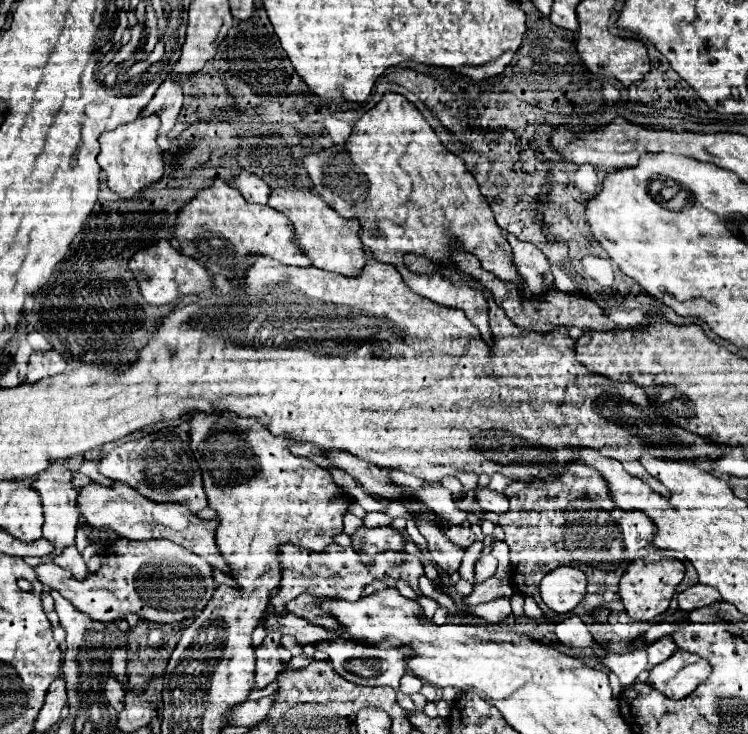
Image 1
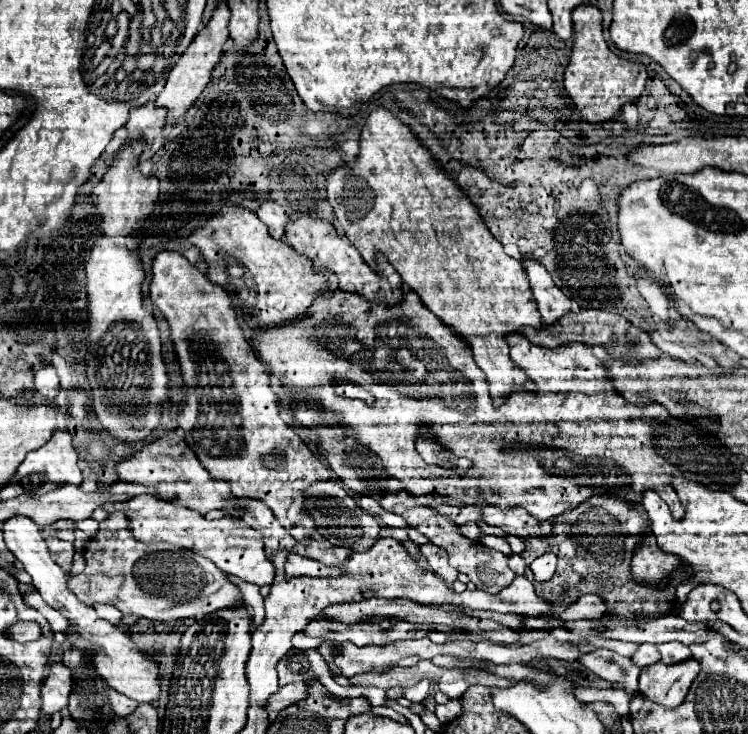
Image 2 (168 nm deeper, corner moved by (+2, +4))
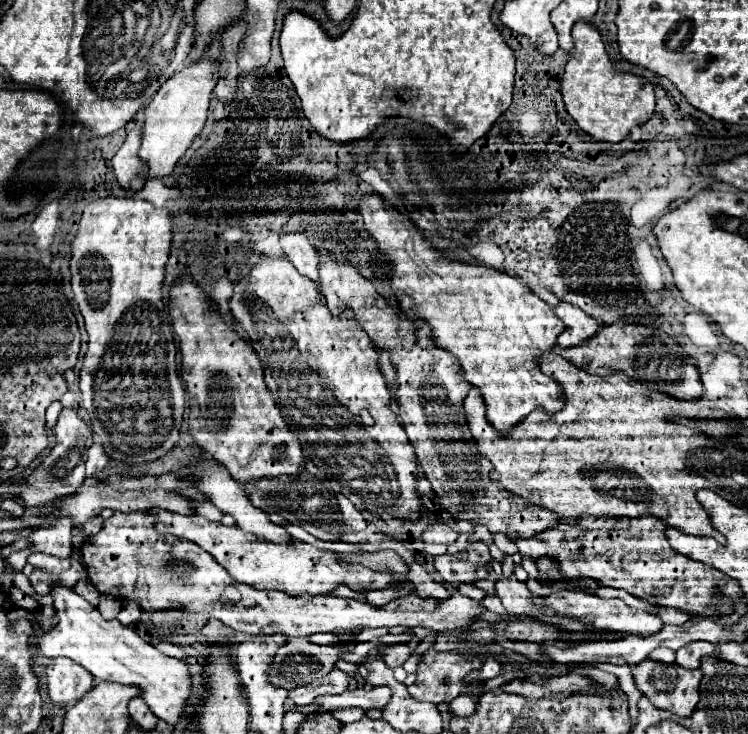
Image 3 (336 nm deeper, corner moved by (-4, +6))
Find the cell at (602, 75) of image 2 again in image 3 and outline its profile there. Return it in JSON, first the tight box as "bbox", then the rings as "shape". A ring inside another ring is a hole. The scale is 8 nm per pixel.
{"bbox":[560,23,654,143],"shape":[[[576,23],[572,29],[574,55],[566,63],[566,71],[560,81],[560,93],[566,111],[576,121],[580,131],[596,141],[618,143],[624,141],[632,127],[646,123],[654,113],[654,85],[644,77],[618,73],[610,63],[604,43],[590,23]]]}

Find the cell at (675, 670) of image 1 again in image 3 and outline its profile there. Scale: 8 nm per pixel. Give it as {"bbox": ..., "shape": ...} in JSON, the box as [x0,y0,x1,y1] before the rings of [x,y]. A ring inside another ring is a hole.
{"bbox":[634,659,702,717],"shape":[[[644,659],[634,669],[634,683],[640,689],[640,693],[648,697],[656,709],[666,709],[678,717],[690,717],[692,711],[696,709],[698,699],[700,699],[700,681],[702,681],[700,669],[684,671],[682,667],[666,665],[666,663],[658,663],[650,659]]]}

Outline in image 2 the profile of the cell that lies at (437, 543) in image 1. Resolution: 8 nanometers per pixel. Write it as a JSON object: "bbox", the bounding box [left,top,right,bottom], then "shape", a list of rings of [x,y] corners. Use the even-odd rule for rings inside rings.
{"bbox":[420,543,458,585],"shape":[[[424,543],[424,545],[420,545],[420,551],[422,551],[422,555],[428,559],[432,571],[439,577],[442,577],[448,585],[452,585],[452,581],[456,579],[458,571],[449,565],[448,553],[446,553],[444,549],[432,545],[432,543]]]}

